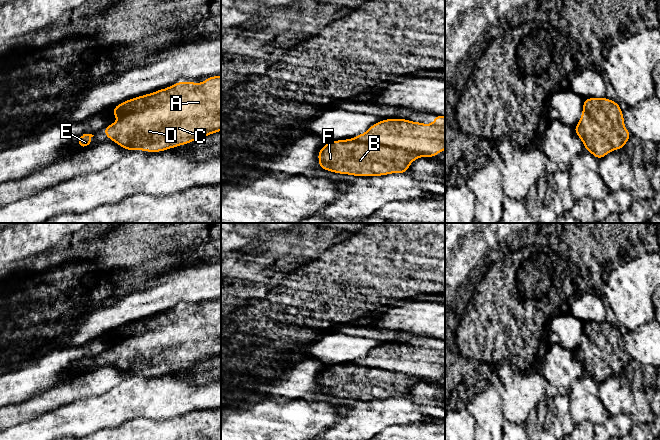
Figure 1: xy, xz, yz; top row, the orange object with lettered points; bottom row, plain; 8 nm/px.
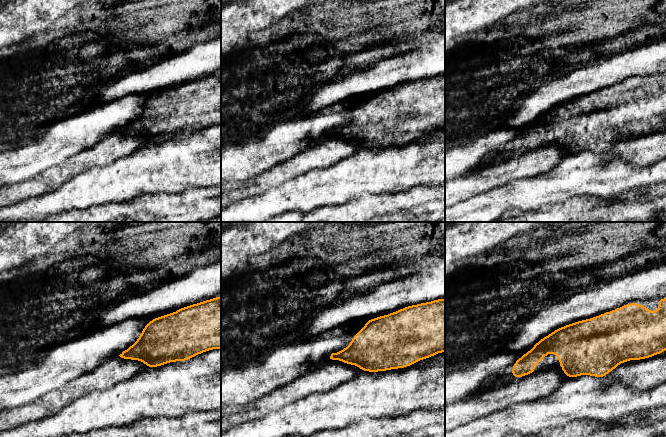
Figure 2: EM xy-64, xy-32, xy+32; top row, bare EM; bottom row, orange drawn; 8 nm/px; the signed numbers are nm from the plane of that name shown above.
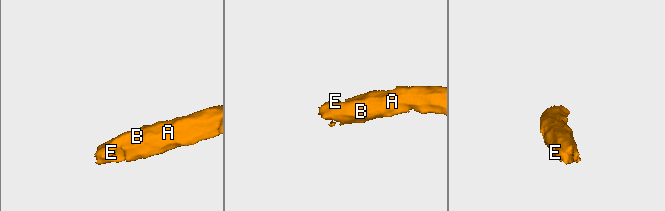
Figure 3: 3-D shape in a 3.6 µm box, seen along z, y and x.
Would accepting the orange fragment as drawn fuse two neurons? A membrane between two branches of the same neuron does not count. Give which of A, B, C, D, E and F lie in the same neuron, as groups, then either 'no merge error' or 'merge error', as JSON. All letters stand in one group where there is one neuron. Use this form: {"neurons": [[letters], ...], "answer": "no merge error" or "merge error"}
{"neurons": [["A", "B", "C", "D", "E", "F"]], "answer": "no merge error"}

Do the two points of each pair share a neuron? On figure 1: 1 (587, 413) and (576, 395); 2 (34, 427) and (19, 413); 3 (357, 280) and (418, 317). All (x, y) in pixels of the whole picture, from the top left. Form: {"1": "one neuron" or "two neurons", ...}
{"1": "one neuron", "2": "two neurons", "3": "two neurons"}

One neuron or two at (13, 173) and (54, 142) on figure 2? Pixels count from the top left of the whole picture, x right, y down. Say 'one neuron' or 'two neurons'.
one neuron

